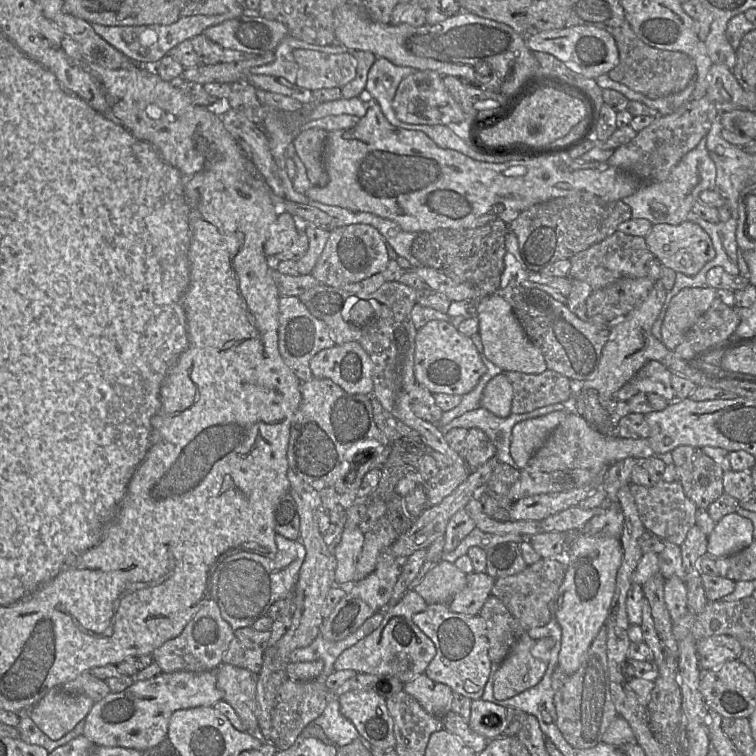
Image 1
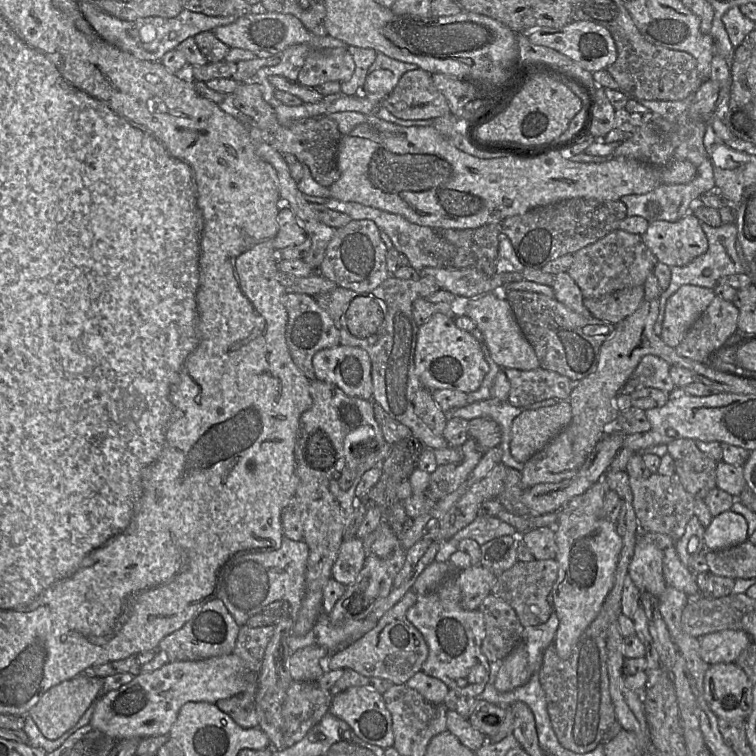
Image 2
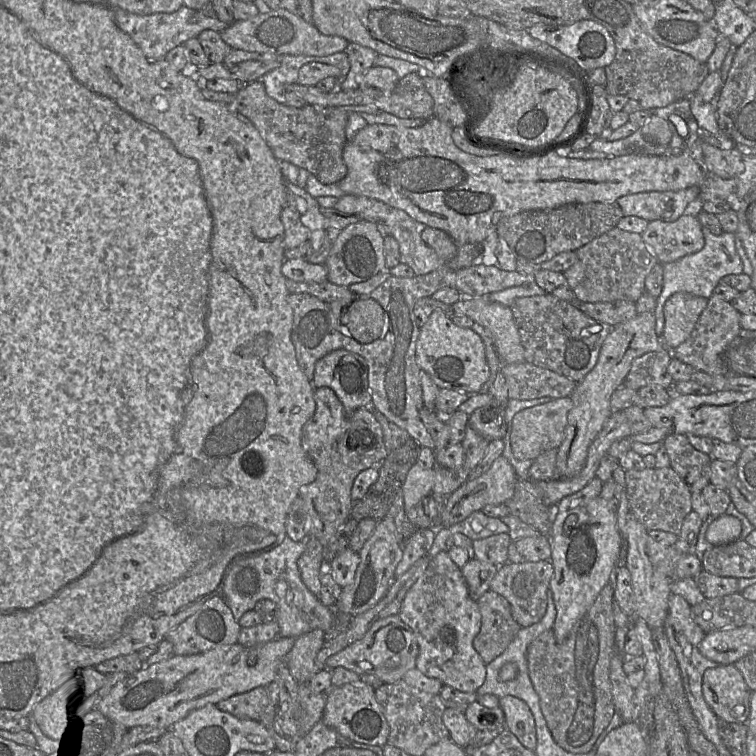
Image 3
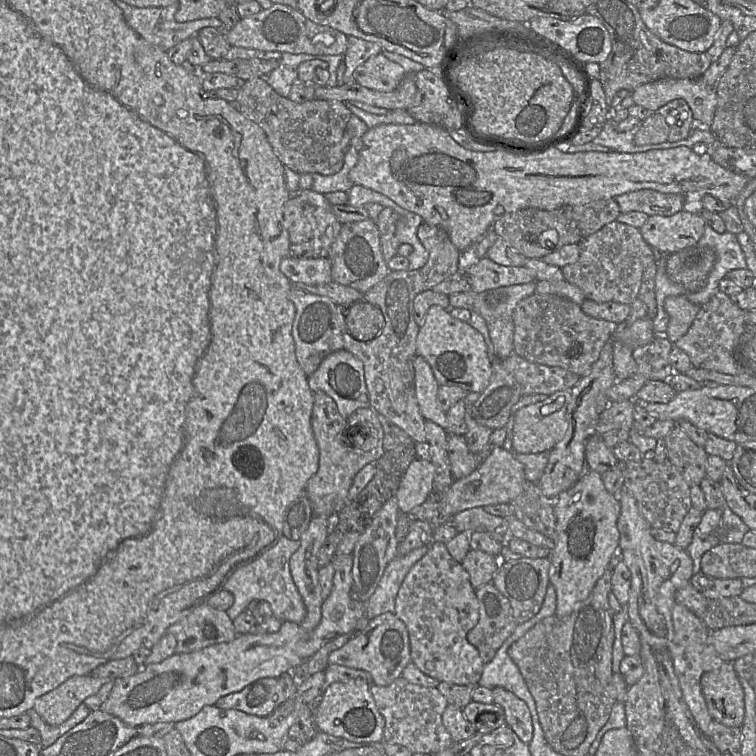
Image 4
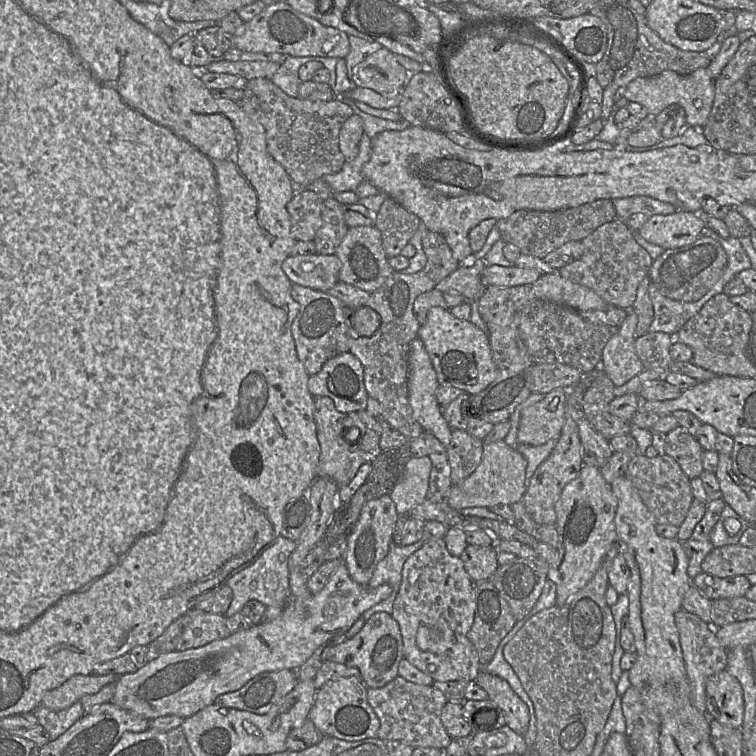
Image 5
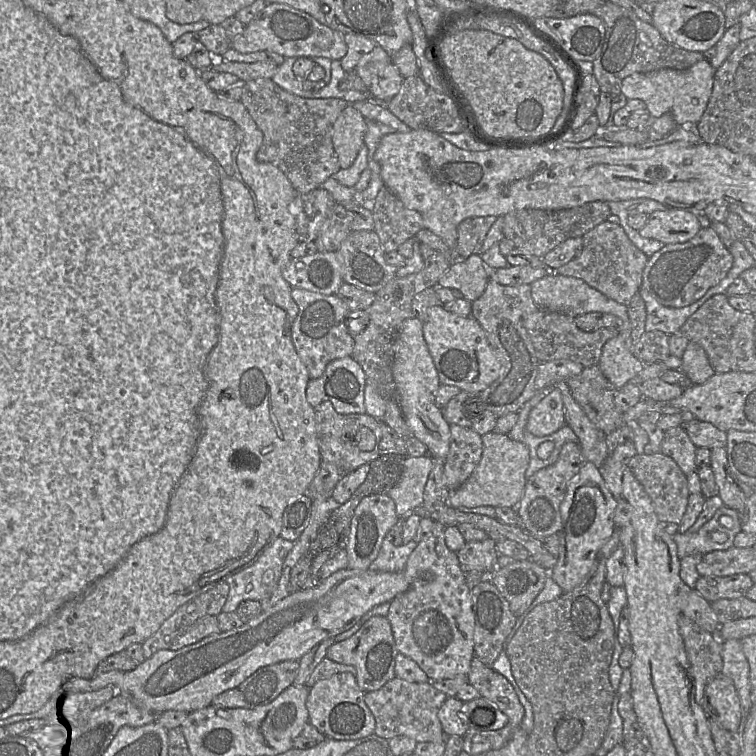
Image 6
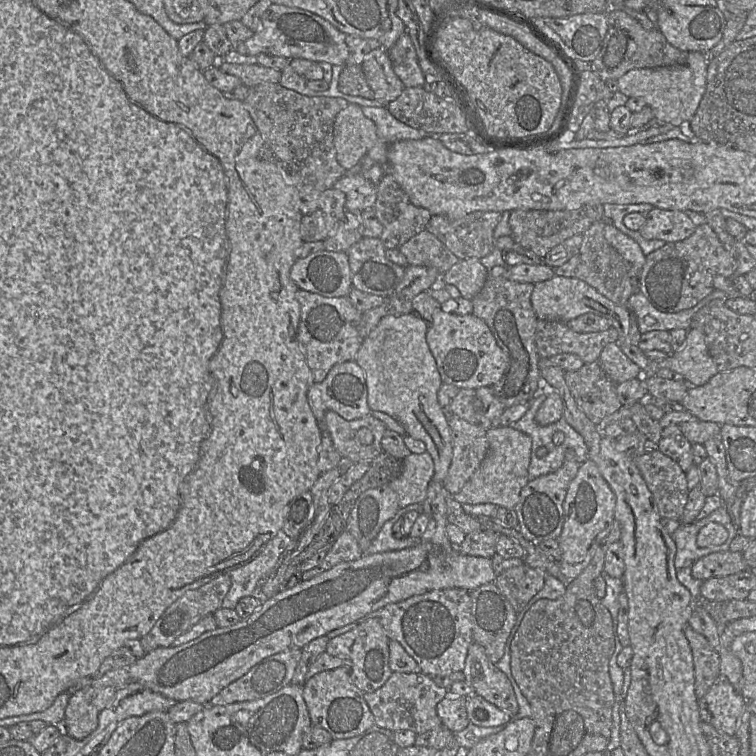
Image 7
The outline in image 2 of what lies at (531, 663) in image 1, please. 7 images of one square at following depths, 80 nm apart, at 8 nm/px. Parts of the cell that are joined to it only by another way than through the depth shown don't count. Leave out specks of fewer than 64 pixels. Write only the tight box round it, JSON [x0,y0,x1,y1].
[494,641,533,692]

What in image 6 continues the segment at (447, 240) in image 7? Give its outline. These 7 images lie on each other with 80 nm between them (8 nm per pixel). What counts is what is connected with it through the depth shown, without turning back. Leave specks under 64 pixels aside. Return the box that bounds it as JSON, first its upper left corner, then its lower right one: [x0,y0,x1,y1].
[456,216,496,259]

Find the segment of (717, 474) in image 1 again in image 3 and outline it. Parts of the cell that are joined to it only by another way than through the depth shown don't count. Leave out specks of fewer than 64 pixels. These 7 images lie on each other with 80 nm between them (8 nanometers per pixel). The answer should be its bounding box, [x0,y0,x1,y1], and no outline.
[663,434,711,493]

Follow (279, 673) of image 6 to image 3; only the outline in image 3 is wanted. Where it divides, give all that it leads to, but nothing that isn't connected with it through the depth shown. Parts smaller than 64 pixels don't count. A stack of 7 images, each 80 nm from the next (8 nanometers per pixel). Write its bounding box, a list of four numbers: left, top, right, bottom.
[217,686,268,720]

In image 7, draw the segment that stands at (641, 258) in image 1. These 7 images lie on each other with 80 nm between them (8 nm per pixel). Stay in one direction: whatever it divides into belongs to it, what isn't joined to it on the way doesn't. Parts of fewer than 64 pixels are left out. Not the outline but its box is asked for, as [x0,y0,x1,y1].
[554,215,639,306]

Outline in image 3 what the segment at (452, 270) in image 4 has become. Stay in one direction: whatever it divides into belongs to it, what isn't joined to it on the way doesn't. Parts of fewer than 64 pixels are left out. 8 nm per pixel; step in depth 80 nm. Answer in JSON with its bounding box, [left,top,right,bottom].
[340,226,458,449]

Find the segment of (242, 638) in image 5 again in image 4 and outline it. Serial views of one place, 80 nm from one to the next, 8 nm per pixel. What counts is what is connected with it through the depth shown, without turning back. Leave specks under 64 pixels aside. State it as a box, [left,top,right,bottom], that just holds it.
[99,554,365,728]

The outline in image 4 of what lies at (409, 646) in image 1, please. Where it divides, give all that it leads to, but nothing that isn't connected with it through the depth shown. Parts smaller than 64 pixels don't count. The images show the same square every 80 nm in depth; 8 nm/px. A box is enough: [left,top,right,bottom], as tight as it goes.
[328,612,411,686]

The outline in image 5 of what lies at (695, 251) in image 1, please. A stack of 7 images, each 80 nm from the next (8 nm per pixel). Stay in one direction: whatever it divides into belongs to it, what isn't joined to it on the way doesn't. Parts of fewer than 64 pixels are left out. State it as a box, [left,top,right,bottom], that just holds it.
[638,209,705,250]

